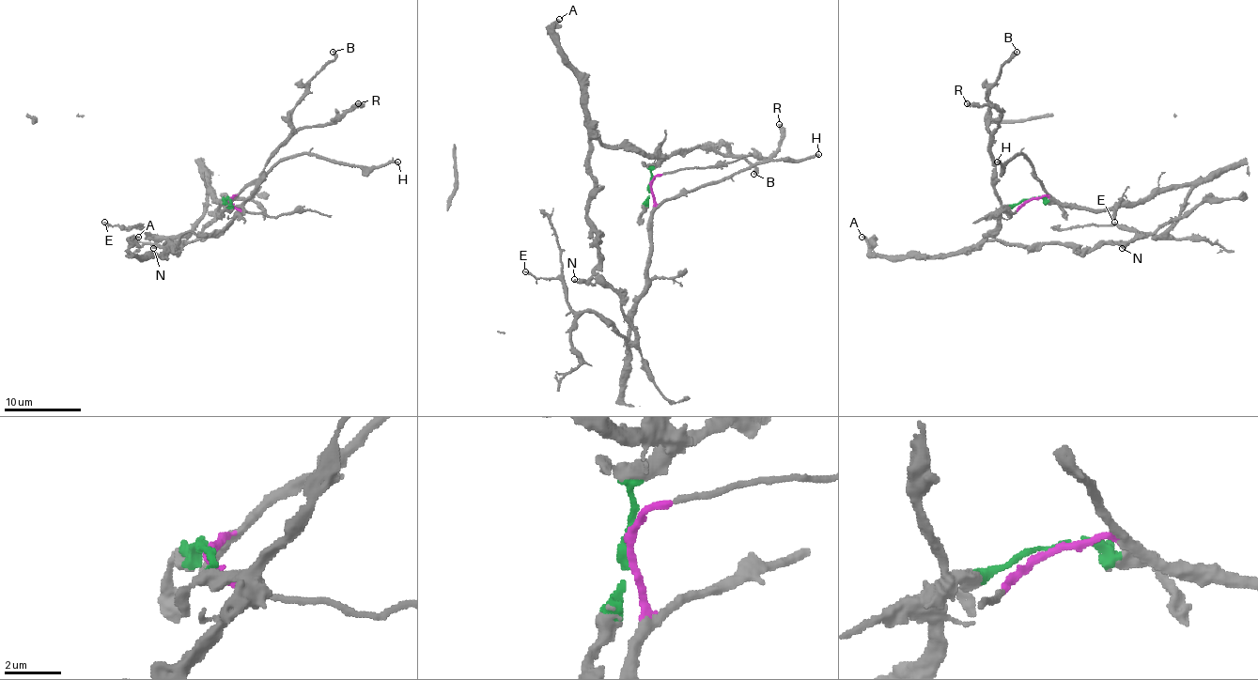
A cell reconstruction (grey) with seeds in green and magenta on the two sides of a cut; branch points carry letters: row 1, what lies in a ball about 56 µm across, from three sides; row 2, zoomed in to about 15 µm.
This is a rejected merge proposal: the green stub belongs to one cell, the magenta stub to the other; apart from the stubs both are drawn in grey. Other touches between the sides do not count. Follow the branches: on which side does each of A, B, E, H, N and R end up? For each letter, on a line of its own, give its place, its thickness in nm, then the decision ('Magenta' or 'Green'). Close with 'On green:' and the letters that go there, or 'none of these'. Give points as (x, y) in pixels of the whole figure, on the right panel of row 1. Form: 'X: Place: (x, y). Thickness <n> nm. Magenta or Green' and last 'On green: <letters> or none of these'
A: Place: (861, 237). Thickness 260 nm. Green
B: Place: (1017, 52). Thickness 320 nm. Green
E: Place: (1114, 222). Thickness 200 nm. Magenta
H: Place: (997, 162). Thickness 280 nm. Magenta
N: Place: (1122, 248). Thickness 220 nm. Green
R: Place: (967, 103). Thickness 380 nm. Green
On green: A, B, N, R

